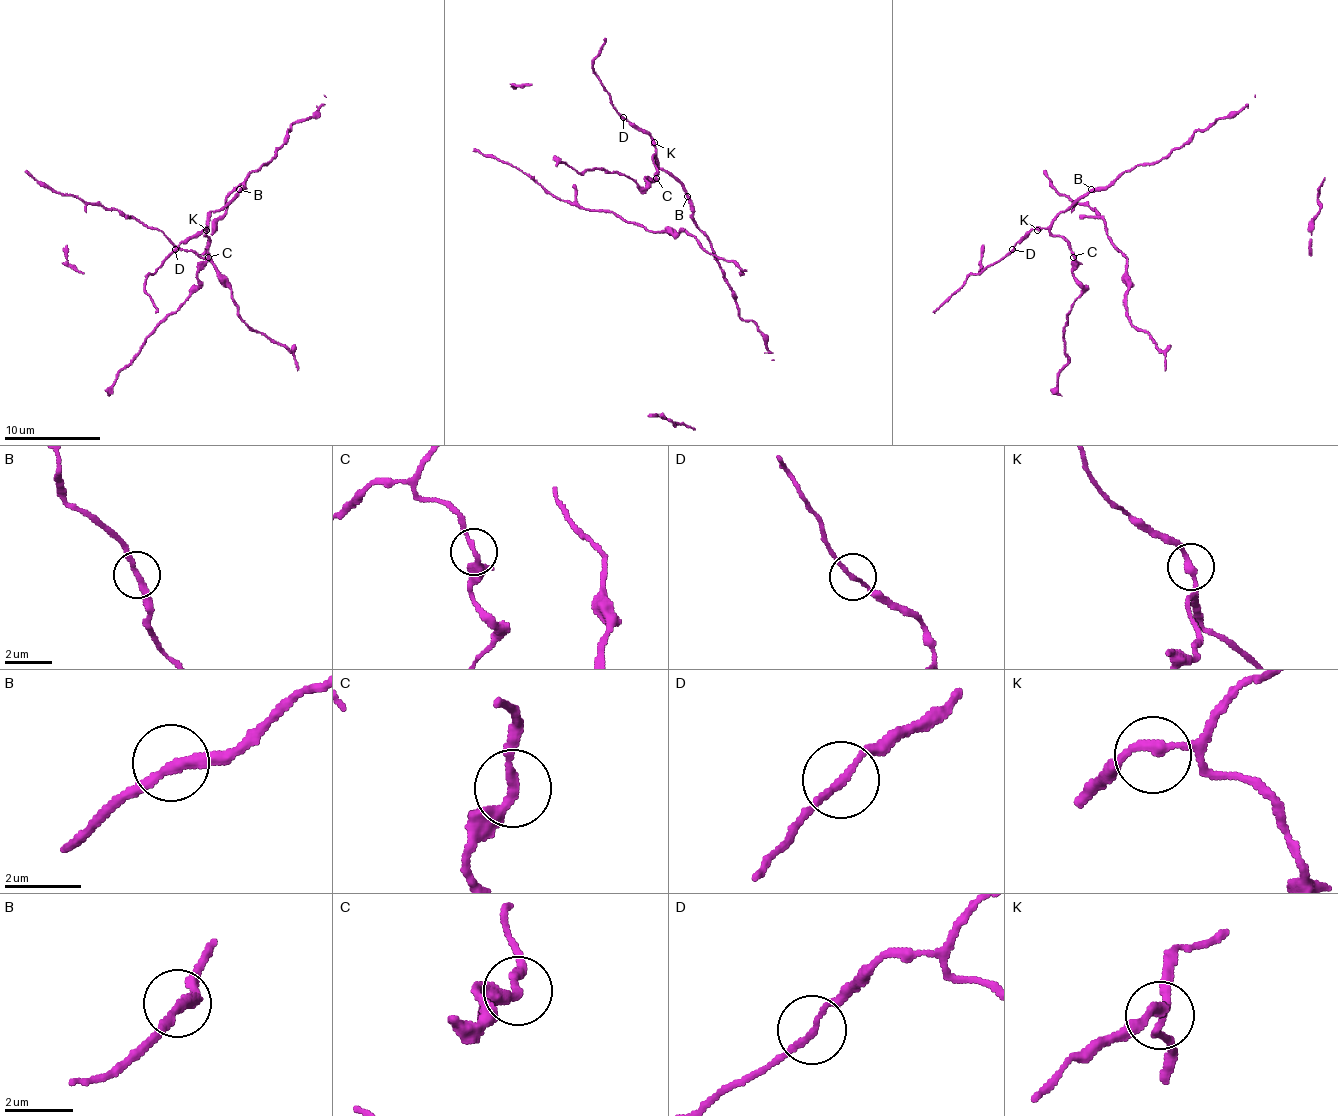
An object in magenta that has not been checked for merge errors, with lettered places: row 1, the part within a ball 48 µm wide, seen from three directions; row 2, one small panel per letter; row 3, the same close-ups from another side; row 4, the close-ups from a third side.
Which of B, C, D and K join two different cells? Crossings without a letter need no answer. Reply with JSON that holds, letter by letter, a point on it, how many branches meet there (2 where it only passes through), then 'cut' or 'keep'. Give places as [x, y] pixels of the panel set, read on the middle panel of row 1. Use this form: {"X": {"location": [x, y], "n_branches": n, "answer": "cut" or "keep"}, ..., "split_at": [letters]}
{"B": {"location": [687, 196], "n_branches": 2, "answer": "keep"}, "C": {"location": [656, 178], "n_branches": 2, "answer": "cut"}, "D": {"location": [623, 117], "n_branches": 2, "answer": "cut"}, "K": {"location": [654, 142], "n_branches": 2, "answer": "keep"}, "split_at": ["C", "D"]}

